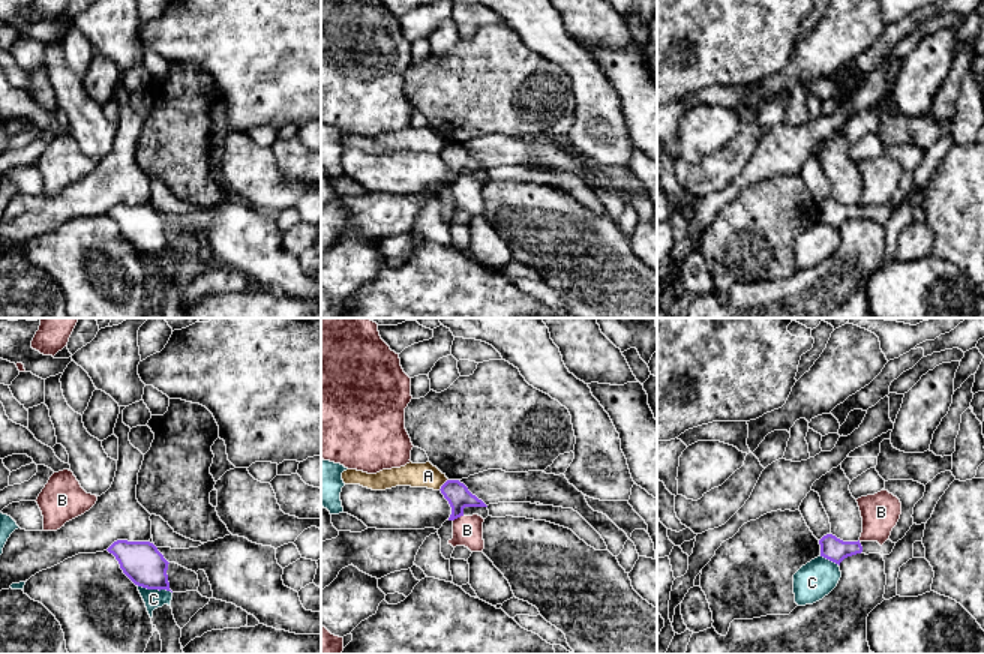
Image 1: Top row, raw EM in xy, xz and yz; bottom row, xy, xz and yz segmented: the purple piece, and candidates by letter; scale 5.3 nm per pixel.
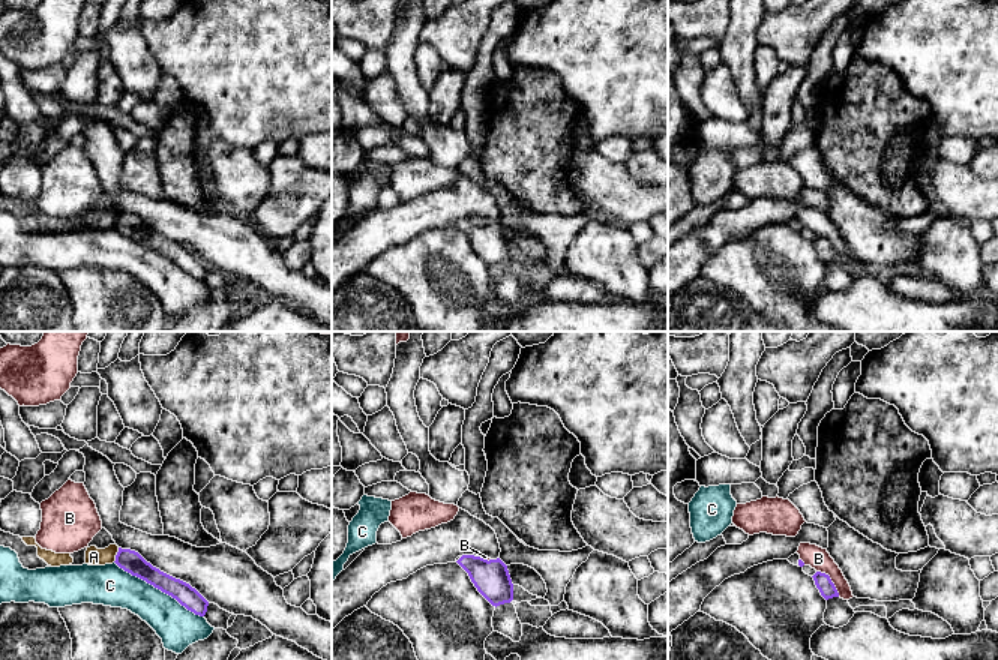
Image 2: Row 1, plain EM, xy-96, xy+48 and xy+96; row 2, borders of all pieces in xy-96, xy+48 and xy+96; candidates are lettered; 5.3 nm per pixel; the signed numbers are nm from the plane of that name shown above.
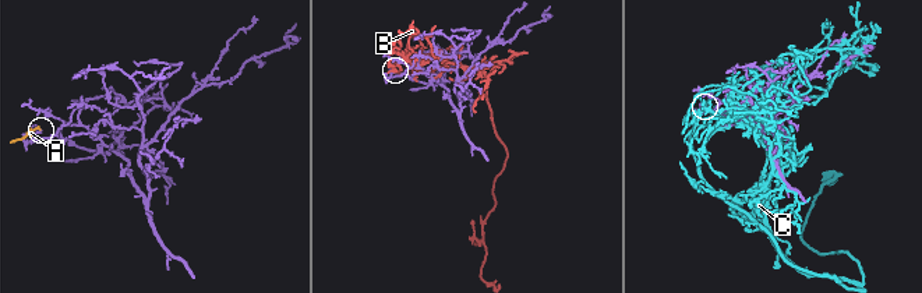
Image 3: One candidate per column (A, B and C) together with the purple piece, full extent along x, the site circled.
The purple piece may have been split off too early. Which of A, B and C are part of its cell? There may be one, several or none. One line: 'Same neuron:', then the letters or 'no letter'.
Same neuron: no letter

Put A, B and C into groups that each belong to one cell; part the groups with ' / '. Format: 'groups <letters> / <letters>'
groups A / B / C

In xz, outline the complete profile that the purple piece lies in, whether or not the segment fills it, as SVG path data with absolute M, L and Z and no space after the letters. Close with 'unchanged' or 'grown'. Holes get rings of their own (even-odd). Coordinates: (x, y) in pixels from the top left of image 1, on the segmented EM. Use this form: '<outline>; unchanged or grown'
M447 480L440 490L452 507L452 514L448 520L454 520L464 516L465 507L488 507L482 500L472 495L468 488L459 480Z; unchanged

